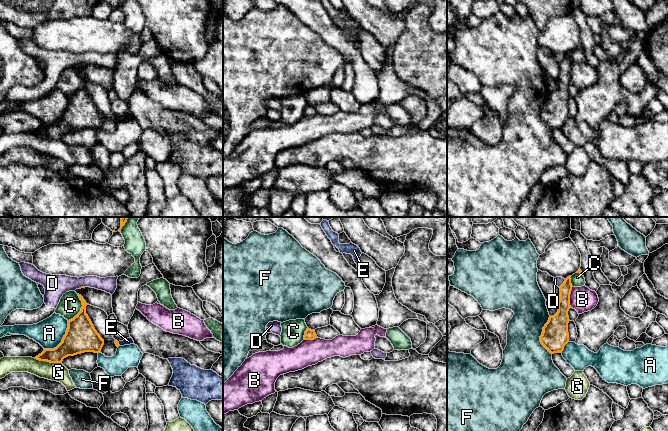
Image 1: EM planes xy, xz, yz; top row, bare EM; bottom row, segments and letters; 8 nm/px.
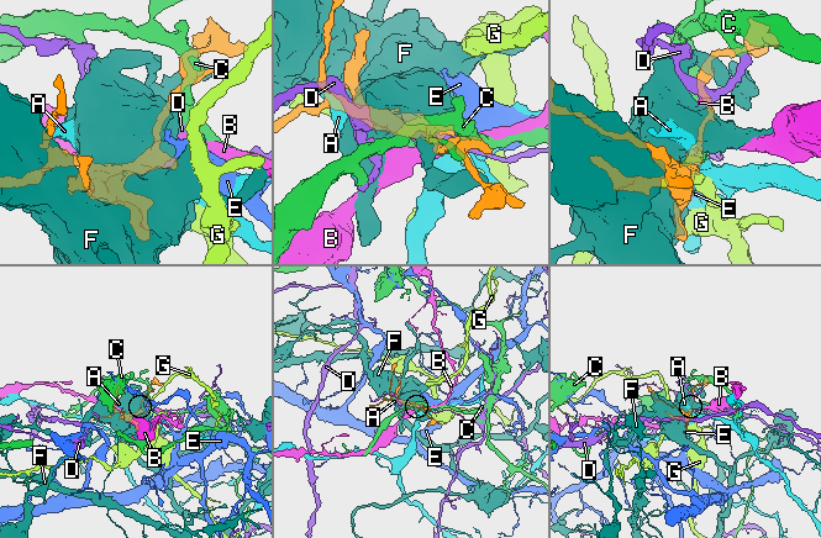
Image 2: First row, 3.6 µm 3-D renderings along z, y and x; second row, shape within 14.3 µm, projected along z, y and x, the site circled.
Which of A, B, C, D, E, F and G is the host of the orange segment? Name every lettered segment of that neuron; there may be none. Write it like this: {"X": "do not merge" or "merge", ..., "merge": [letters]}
{"A": "do not merge", "B": "do not merge", "C": "do not merge", "D": "do not merge", "E": "merge", "F": "do not merge", "G": "do not merge", "merge": ["E"]}

